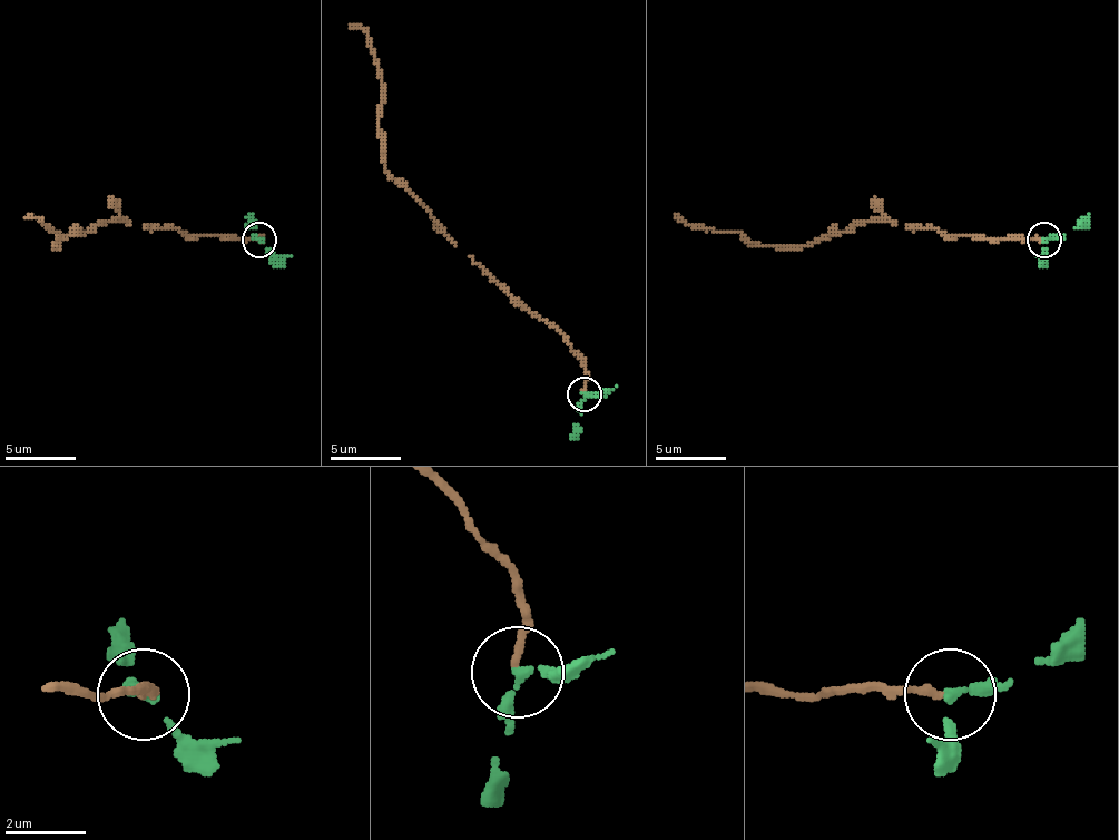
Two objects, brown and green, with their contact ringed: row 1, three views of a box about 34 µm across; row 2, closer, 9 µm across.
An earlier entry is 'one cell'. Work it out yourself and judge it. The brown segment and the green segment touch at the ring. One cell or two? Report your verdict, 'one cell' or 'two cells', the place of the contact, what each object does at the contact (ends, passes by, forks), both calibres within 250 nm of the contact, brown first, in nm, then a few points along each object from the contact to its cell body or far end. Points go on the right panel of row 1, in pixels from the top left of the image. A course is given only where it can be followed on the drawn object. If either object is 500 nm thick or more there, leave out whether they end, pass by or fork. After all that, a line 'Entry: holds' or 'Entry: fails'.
one cell; place (1044, 240); brown ends; green passes by; calibres 180 and 180 nm; course brown (1043, 238), (944, 235), (938, 228), (857, 221), (818, 242), (755, 245), (737, 232), (688, 224), (675, 217); course green (1043, 238), (1064, 235), (1089, 214)
Entry: holds

